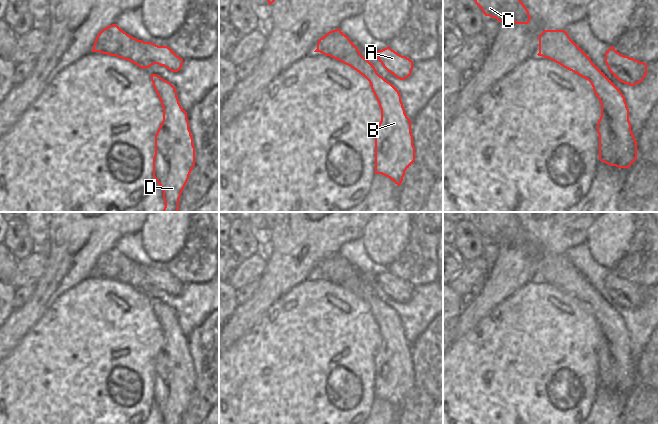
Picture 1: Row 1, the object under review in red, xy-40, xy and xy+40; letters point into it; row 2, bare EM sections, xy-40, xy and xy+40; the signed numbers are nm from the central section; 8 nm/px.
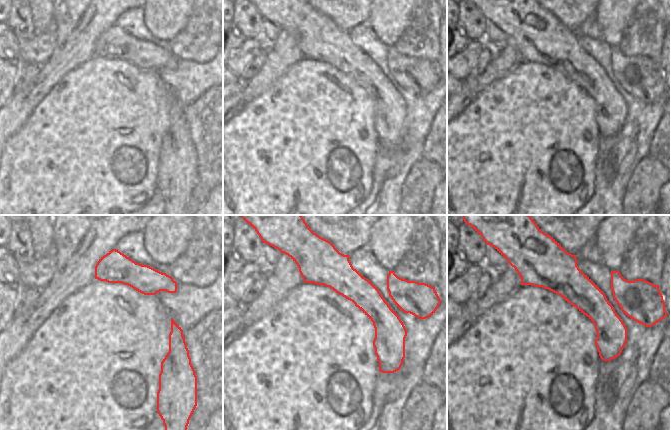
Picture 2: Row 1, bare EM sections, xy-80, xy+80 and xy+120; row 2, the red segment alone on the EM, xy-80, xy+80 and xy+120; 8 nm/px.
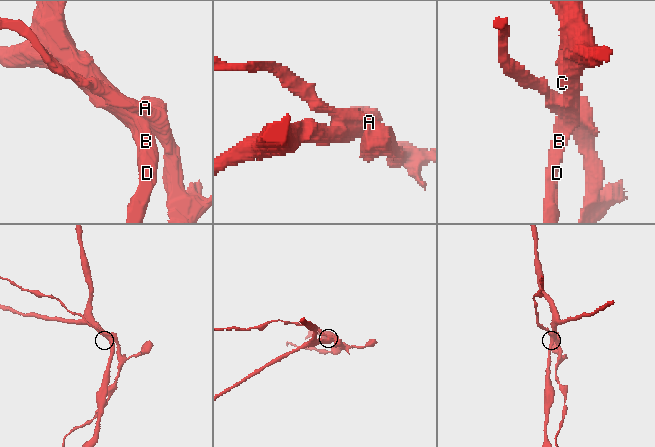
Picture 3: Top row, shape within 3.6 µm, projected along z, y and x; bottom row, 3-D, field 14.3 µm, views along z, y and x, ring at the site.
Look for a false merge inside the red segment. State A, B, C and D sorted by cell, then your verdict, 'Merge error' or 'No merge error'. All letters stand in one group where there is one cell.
Groups: A / B C D. Merge error

